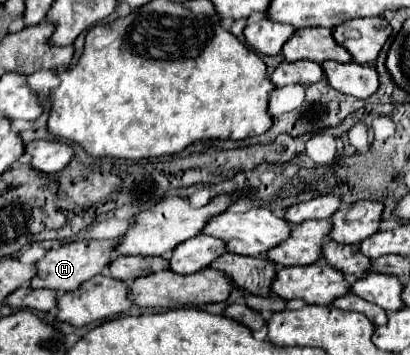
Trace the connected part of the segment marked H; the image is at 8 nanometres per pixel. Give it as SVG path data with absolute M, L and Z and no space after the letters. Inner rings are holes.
M85 239L85 241L65 243L59 249L51 249L41 261L37 261L37 275L31 281L31 287L47 287L53 291L75 291L85 281L103 273L109 267L115 247L117 247L117 241Z

